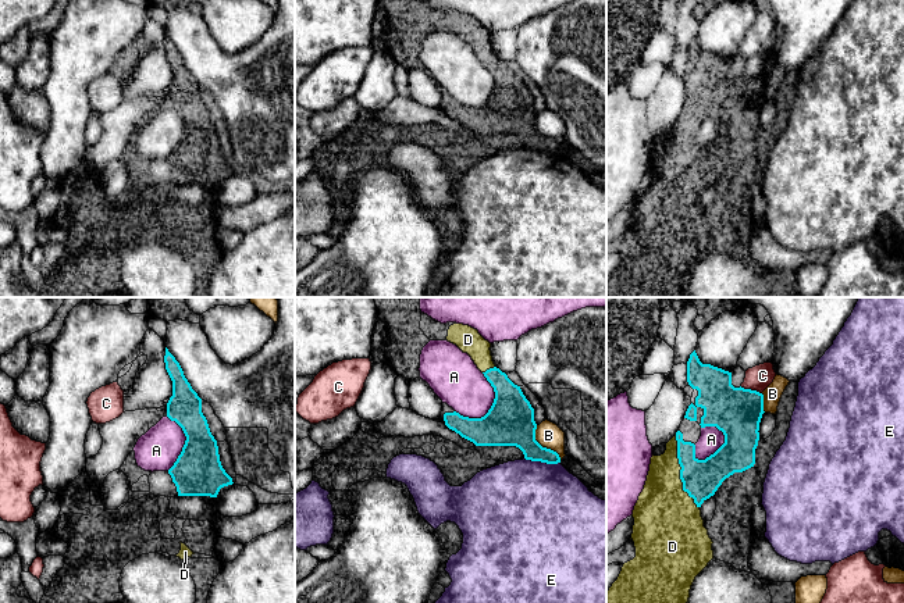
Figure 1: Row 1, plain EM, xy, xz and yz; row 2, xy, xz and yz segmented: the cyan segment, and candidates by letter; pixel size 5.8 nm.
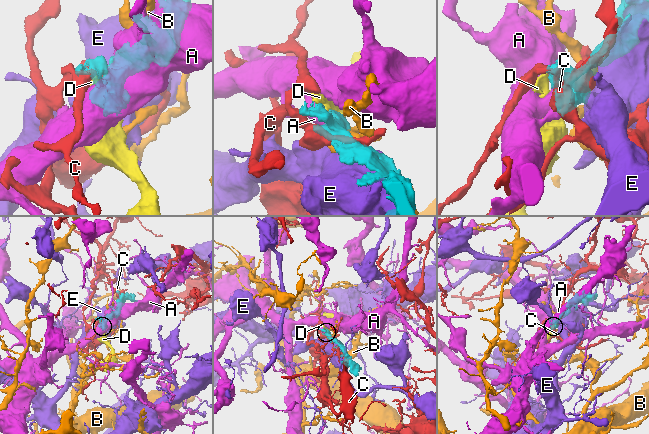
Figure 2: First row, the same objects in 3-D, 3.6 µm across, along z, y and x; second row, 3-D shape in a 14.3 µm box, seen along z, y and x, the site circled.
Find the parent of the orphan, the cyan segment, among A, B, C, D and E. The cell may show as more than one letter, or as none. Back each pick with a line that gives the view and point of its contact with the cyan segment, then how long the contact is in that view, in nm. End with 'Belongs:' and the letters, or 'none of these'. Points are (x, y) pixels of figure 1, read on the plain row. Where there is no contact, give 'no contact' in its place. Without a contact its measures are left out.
D: meets cyan in yz at (680, 160); contact 440 nm long
Belongs: D

